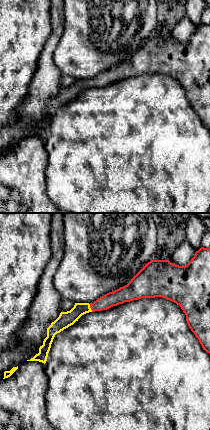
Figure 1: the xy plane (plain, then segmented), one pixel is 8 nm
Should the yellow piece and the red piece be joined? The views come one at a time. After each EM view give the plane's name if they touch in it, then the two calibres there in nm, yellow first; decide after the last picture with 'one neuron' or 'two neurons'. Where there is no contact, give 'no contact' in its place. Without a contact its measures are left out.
xy | 120/120 nm

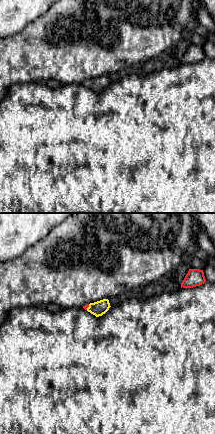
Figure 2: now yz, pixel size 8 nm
yz | 120/40 nm

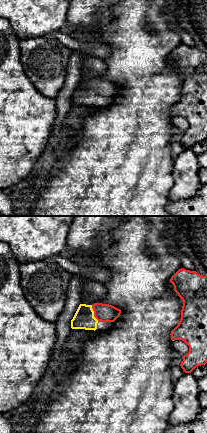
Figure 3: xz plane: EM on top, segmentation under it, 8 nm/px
xz | 160/140 nm

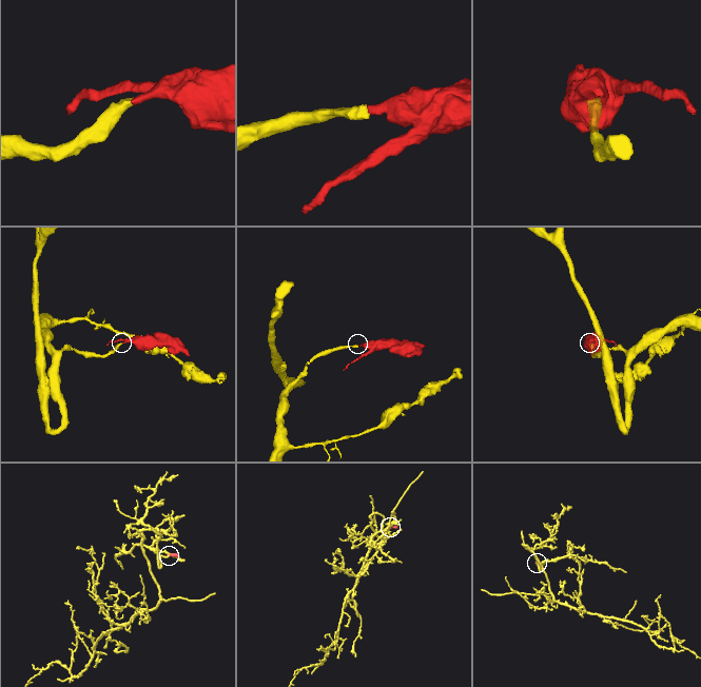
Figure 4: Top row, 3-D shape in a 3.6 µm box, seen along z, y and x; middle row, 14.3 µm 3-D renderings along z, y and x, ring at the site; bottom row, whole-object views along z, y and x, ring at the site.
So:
one neuron

